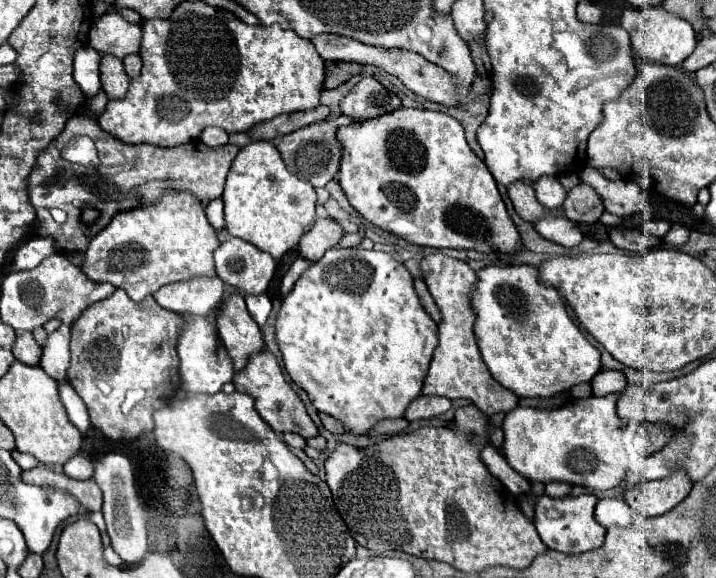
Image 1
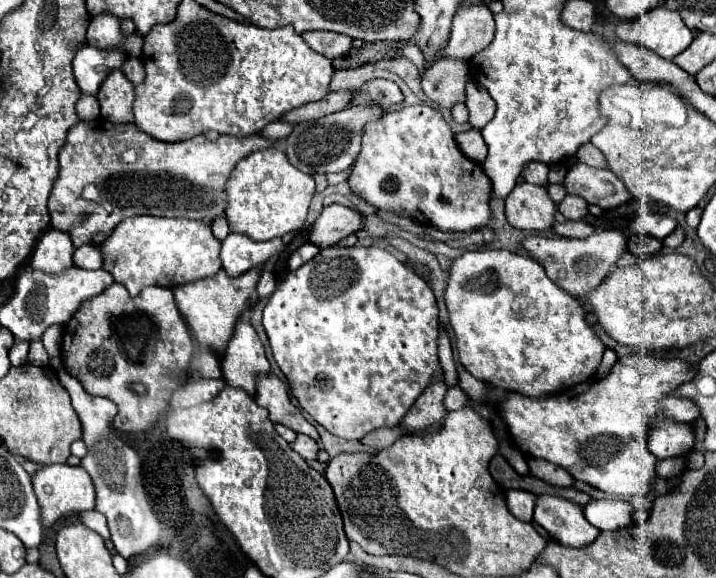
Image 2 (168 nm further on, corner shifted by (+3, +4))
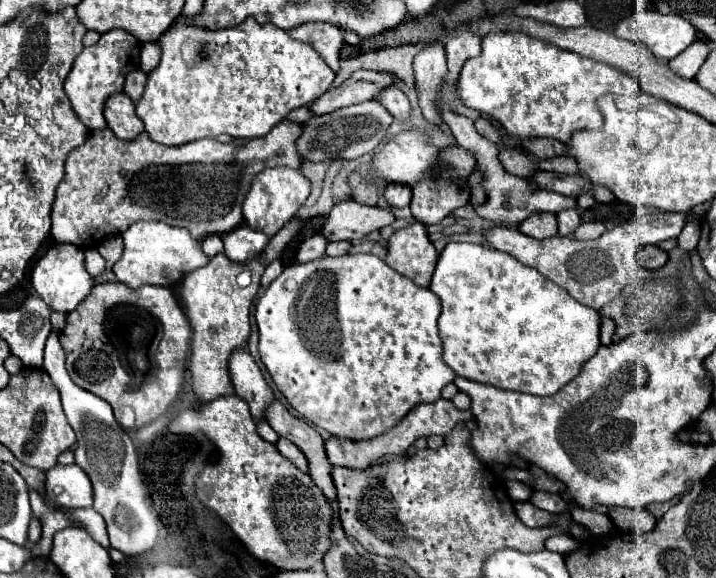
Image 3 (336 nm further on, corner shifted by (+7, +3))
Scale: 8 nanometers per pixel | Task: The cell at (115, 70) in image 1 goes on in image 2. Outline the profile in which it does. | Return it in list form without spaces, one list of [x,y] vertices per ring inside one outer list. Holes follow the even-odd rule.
[[[112,71],[100,87],[98,93],[100,115],[112,123],[132,123],[132,103],[134,85],[122,75],[122,71]]]

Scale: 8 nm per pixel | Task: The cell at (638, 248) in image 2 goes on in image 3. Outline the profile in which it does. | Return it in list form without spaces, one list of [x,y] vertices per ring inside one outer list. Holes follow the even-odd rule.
[[[642,246],[638,250],[638,260],[640,260],[640,266],[652,270],[652,268],[664,266],[668,260],[668,254],[664,250],[660,250],[658,246]]]

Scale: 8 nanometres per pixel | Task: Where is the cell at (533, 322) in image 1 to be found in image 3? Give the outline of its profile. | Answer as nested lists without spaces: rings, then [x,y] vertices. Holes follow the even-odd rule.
[[[450,242],[438,258],[430,290],[442,302],[438,328],[444,342],[444,362],[468,380],[500,390],[552,396],[566,386],[600,348],[600,314],[576,302],[564,288],[506,252],[480,244]]]

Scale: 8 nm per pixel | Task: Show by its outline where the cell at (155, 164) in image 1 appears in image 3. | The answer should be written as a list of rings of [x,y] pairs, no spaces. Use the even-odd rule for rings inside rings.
[[[282,120],[266,138],[230,140],[226,144],[218,140],[194,140],[182,146],[156,144],[146,132],[134,140],[120,140],[110,128],[88,132],[86,142],[74,148],[66,158],[64,180],[56,188],[52,206],[52,238],[56,242],[74,244],[78,248],[98,248],[112,234],[122,234],[130,224],[138,220],[162,220],[170,226],[188,228],[194,238],[202,240],[208,234],[226,234],[242,222],[242,200],[250,188],[252,178],[268,166],[300,168],[302,158],[296,152],[296,140],[302,132],[300,124]],[[108,184],[108,194],[96,202],[94,196]]]

